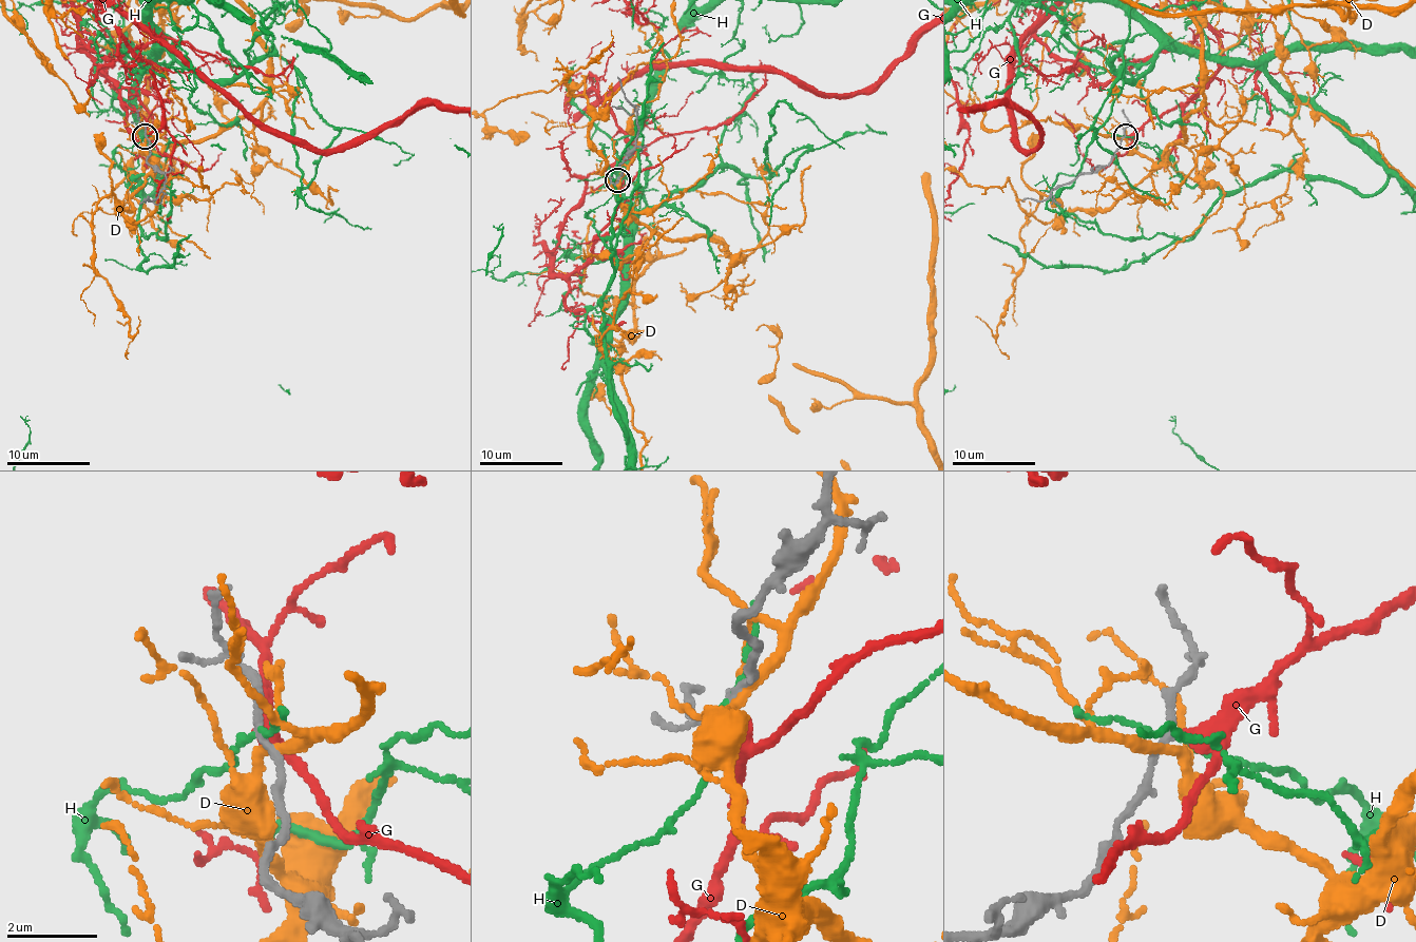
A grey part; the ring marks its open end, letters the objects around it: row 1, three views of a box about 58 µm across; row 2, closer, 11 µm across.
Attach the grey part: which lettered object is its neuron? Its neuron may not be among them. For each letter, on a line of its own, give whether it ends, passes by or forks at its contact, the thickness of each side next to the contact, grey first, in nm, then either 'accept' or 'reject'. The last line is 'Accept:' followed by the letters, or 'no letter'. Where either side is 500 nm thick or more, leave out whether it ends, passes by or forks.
D: it passes by | 150/240 nm | reject
G: it passes by | 170/280 nm | accept
H: it passes by | 170/120 nm | reject
Accept: G

